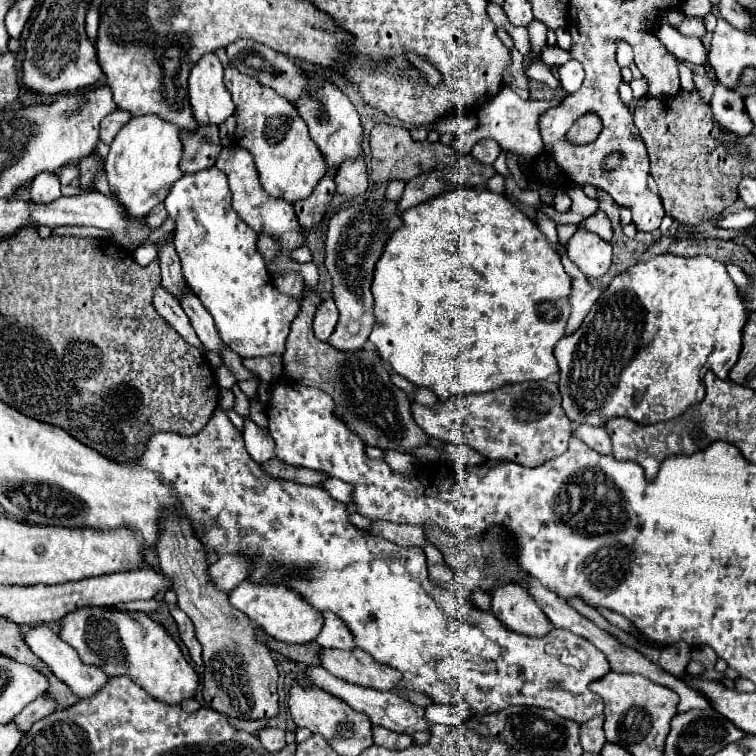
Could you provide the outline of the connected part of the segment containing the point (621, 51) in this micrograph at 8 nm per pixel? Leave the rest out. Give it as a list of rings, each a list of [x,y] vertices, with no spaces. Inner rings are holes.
[[[619,41],[619,45],[617,45],[617,63],[621,67],[629,67],[631,61],[633,61],[633,49],[629,47],[629,43]]]

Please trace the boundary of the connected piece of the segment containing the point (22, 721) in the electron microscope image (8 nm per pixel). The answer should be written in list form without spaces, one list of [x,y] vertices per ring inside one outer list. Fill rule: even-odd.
[[[39,697],[33,703],[29,703],[19,715],[15,715],[13,723],[19,727],[19,731],[25,731],[27,733],[35,721],[51,715],[53,711],[55,711],[55,703],[51,703],[51,699]]]

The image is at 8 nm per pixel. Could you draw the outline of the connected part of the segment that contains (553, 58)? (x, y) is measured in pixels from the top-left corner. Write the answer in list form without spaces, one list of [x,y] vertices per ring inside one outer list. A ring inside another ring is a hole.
[[[547,46],[547,49],[543,49],[543,63],[547,65],[553,65],[553,67],[559,67],[563,63],[567,63],[571,59],[569,51],[563,51],[561,47],[558,46]],[[555,49],[555,51],[551,51]]]

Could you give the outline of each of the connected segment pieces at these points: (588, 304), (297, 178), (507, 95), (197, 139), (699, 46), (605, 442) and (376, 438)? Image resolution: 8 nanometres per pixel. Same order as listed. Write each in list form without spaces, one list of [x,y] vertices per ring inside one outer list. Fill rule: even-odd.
[[[567,255],[561,257],[561,263],[563,263],[567,275],[573,279],[573,291],[571,291],[571,297],[569,297],[571,315],[567,319],[567,329],[565,329],[565,335],[571,335],[573,331],[579,329],[579,325],[583,323],[587,313],[595,305],[601,291],[589,283],[589,279],[577,269],[577,265]]]
[[[237,67],[225,69],[225,85],[233,95],[233,103],[237,107],[233,143],[253,155],[263,191],[275,199],[285,199],[289,203],[307,199],[313,193],[315,185],[325,177],[327,167],[297,109],[281,95],[271,91],[271,87],[265,87],[249,75],[239,73]]]
[[[503,87],[499,95],[489,99],[479,111],[477,111],[477,129],[473,129],[467,135],[457,135],[455,137],[455,147],[461,155],[469,155],[471,147],[483,139],[493,139],[497,141],[503,149],[517,153],[521,157],[537,157],[543,151],[543,141],[539,133],[539,117],[549,109],[561,103],[561,99],[553,98],[548,101],[539,99],[521,99],[511,87]]]
[[[199,127],[195,133],[181,131],[183,157],[179,169],[183,173],[197,173],[215,165],[223,145],[217,127]]]
[[[659,19],[657,31],[659,39],[667,45],[671,53],[675,53],[681,61],[689,63],[707,63],[707,49],[697,37],[685,37],[677,29],[673,29],[665,19]]]
[[[577,425],[575,437],[581,439],[585,445],[595,449],[597,453],[609,455],[611,453],[611,439],[605,431],[605,427],[593,427],[593,425]]]
[[[303,289],[299,315],[291,323],[287,337],[287,351],[283,353],[283,367],[287,369],[291,379],[303,385],[311,385],[311,387],[319,387],[327,391],[335,399],[337,415],[345,423],[349,423],[351,431],[363,435],[363,441],[367,445],[379,447],[383,451],[393,449],[399,453],[413,455],[415,447],[427,445],[429,437],[415,423],[411,415],[409,397],[393,385],[393,381],[389,379],[387,367],[383,367],[383,361],[377,355],[377,351],[343,353],[343,351],[335,351],[329,343],[315,339],[311,321],[321,301],[323,299],[317,291]]]

